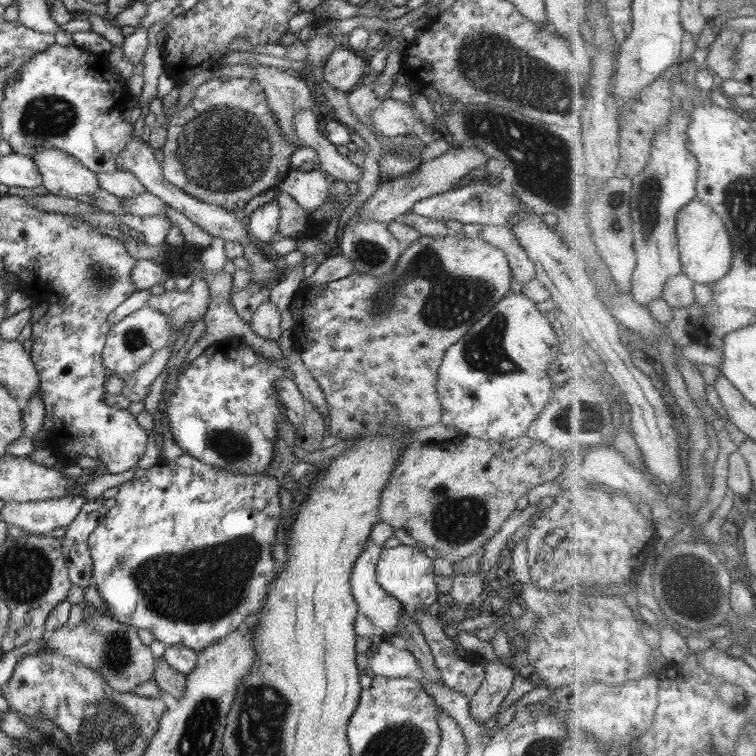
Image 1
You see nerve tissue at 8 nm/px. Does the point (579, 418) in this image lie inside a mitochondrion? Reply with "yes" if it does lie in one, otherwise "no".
yes

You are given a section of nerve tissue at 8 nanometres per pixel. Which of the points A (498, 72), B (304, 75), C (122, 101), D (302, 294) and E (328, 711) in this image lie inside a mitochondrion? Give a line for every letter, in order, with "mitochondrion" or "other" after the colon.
A: mitochondrion
B: other
C: other
D: other
E: other

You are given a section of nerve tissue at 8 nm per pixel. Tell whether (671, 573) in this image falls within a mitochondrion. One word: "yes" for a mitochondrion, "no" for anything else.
yes

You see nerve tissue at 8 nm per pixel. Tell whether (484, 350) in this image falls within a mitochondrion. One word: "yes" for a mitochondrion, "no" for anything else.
yes

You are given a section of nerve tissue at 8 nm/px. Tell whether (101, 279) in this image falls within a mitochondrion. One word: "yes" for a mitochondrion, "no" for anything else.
yes

